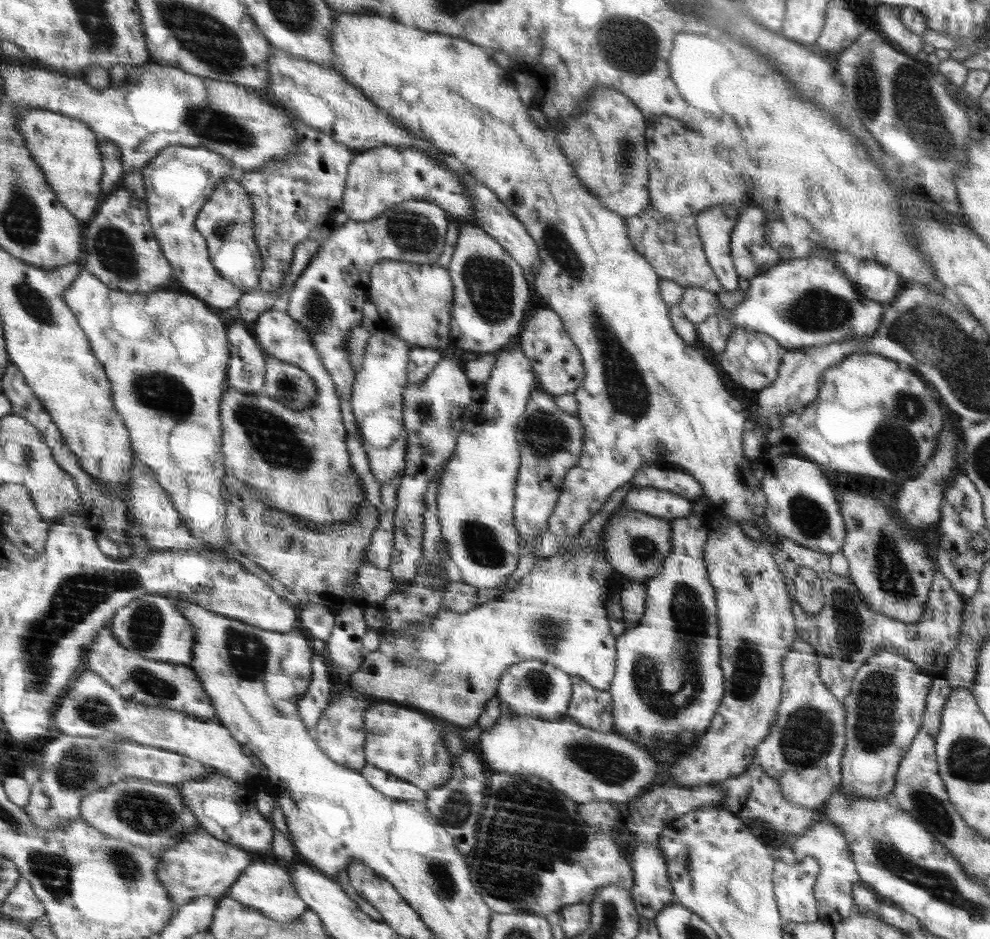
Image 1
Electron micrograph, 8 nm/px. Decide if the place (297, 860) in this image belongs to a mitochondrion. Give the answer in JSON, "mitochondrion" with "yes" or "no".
{"mitochondrion":"no"}

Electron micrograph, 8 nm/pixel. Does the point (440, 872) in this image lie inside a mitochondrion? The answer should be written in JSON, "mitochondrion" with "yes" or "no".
{"mitochondrion":"yes"}

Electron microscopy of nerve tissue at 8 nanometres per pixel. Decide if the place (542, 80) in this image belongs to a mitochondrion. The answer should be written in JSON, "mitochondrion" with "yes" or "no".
{"mitochondrion":"no"}

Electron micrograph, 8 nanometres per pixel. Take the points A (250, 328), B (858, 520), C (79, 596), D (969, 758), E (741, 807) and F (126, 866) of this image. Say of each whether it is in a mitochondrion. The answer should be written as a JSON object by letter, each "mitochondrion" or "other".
{"A":"other","B":"mitochondrion","C":"mitochondrion","D":"mitochondrion","E":"other","F":"mitochondrion"}

